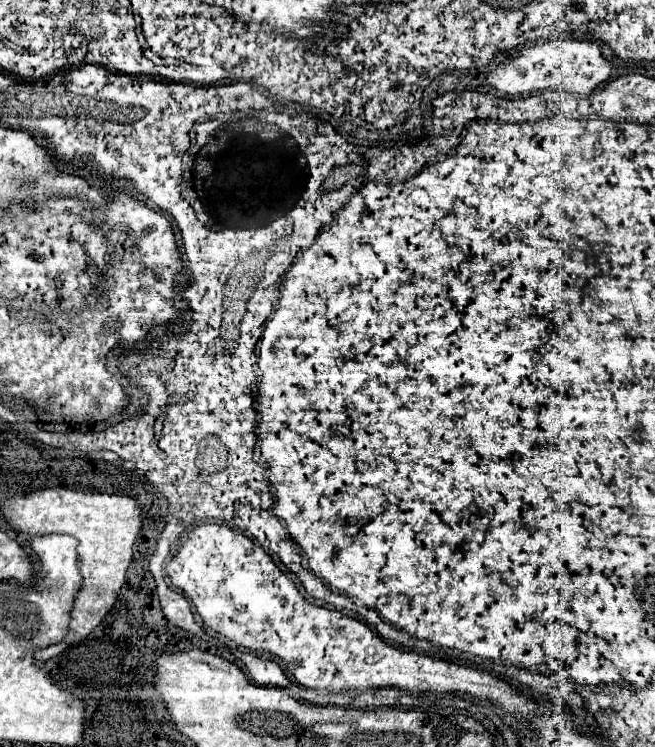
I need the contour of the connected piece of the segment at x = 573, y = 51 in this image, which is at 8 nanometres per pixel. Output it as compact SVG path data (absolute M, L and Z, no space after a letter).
M553 39L543 45L523 47L519 57L507 59L493 73L489 73L487 83L515 97L535 95L547 89L561 89L571 95L583 97L589 95L599 83L607 81L609 75L611 75L611 63L601 55L599 43L587 39Z

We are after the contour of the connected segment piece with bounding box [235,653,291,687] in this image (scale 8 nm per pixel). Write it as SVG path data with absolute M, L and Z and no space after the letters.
M237 653L235 655L243 665L247 667L251 679L259 685L275 685L275 687L287 687L291 681L287 681L287 675L283 669L265 657L257 657L255 653Z

